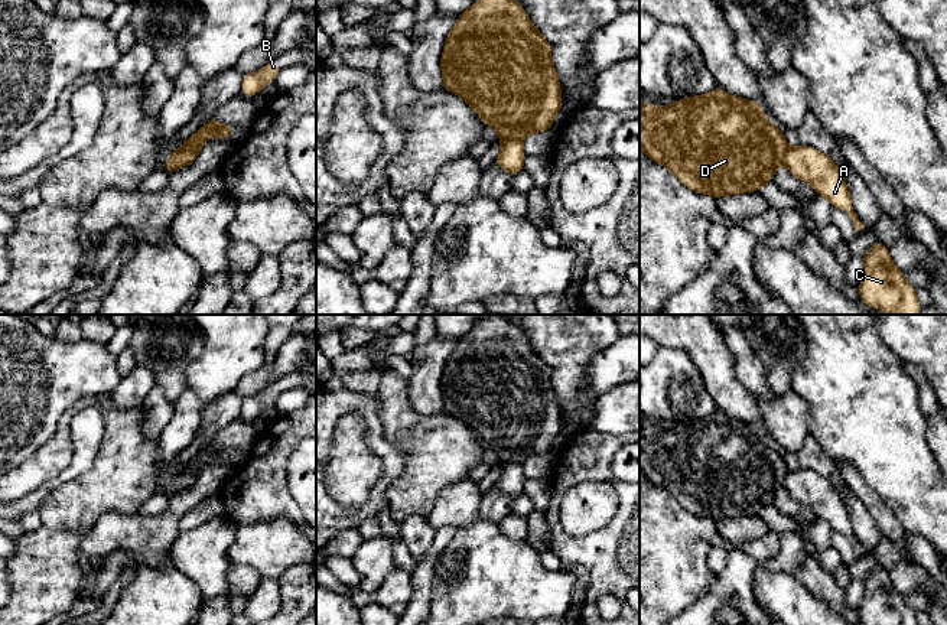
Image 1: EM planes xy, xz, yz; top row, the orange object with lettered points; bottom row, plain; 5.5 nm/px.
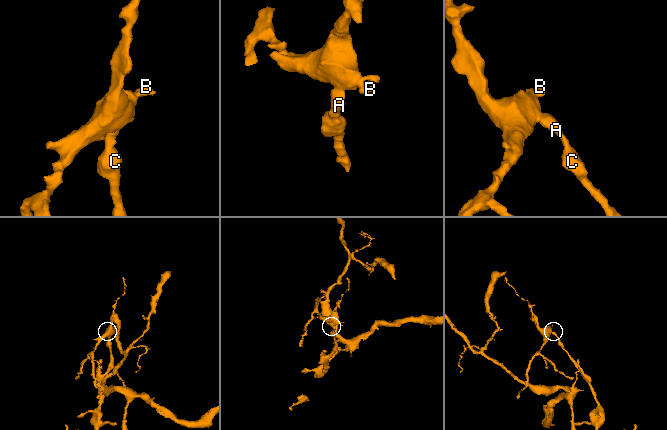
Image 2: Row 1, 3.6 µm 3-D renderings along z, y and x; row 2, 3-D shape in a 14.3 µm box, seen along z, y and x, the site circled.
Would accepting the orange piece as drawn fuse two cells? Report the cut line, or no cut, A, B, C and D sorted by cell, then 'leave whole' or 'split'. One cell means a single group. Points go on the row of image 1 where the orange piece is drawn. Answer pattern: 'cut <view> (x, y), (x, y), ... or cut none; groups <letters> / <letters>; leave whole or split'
cut xz (501, 137), (520, 142); groups A C / B D; split

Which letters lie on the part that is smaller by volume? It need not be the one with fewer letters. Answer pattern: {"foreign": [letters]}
{"foreign": ["A", "C"]}

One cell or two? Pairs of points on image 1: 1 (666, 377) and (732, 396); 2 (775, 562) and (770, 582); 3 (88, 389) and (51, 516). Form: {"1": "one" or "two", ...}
{"1": "two", "2": "two", "3": "two"}

